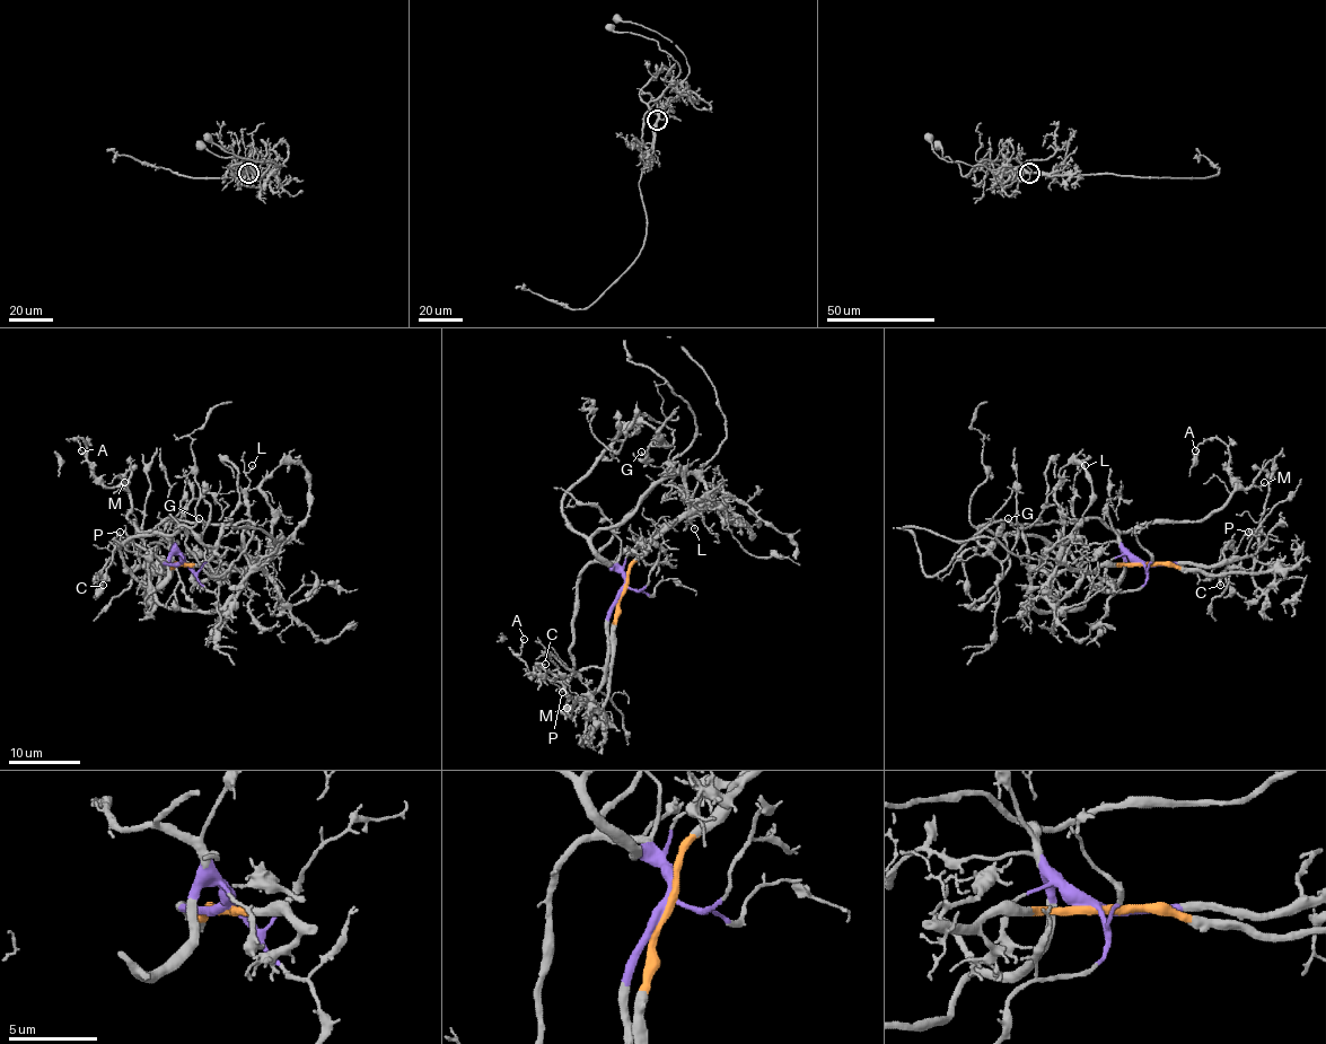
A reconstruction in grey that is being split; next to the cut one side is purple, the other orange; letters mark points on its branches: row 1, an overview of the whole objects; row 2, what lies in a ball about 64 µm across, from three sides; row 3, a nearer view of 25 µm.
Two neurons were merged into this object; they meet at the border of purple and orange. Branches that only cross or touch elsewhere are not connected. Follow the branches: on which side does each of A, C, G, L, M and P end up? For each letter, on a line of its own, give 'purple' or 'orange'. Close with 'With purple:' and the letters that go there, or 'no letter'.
A: purple
C: purple
G: purple
L: orange
M: purple
P: purple
With purple: A, C, G, M, P

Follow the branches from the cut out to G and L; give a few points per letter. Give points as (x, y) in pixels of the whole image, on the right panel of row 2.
G: (1146, 564), (1117, 543), (1069, 541), (1060, 553), (1041, 537), (980, 528), (1000, 561), (1017, 535), (1009, 518)
L: (1148, 564), (1101, 564), (1096, 569), (1074, 569), (1065, 559), (1077, 527), (1072, 512), (1074, 475), (1085, 466)

